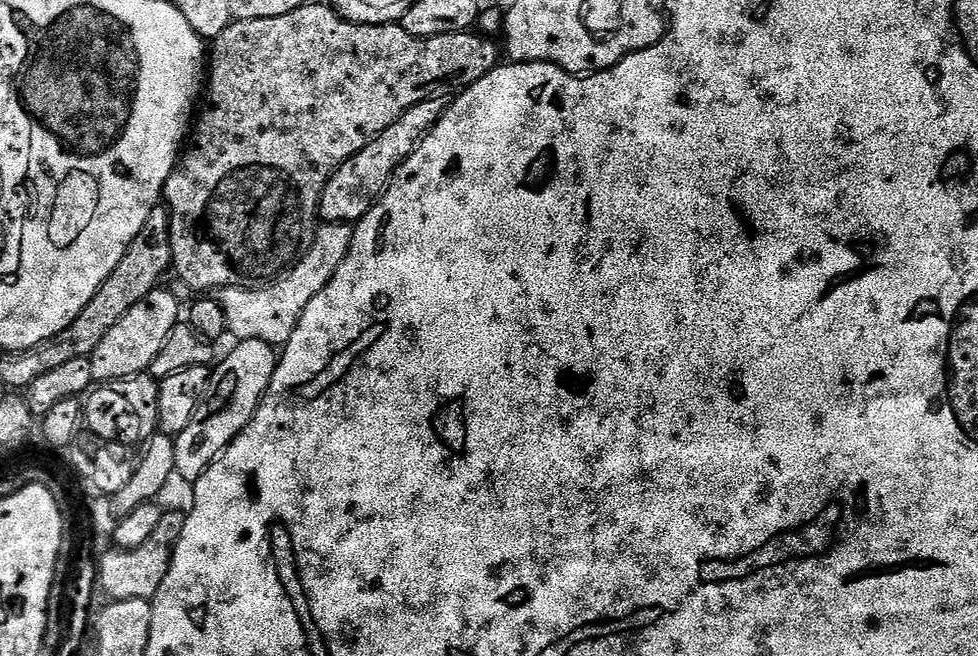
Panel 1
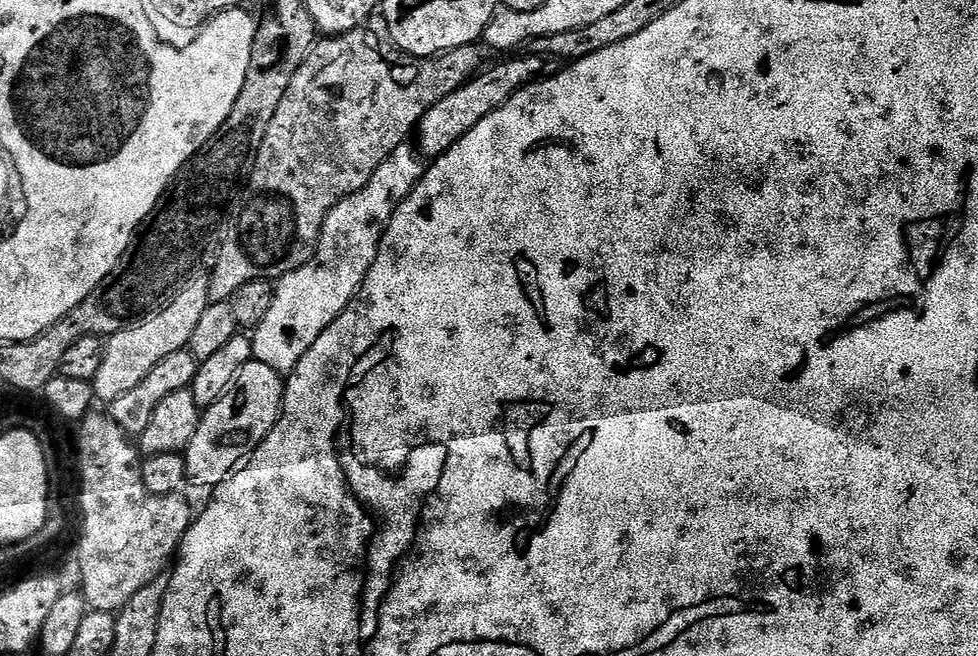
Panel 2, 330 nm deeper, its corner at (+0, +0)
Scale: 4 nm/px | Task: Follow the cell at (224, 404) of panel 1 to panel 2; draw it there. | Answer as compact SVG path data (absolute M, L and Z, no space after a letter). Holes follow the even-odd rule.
M254 359L238 370L234 382L228 387L228 393L201 415L198 430L183 453L188 479L193 485L196 483L200 488L211 490L251 456L280 419L285 383L281 373L270 370L270 366Z

